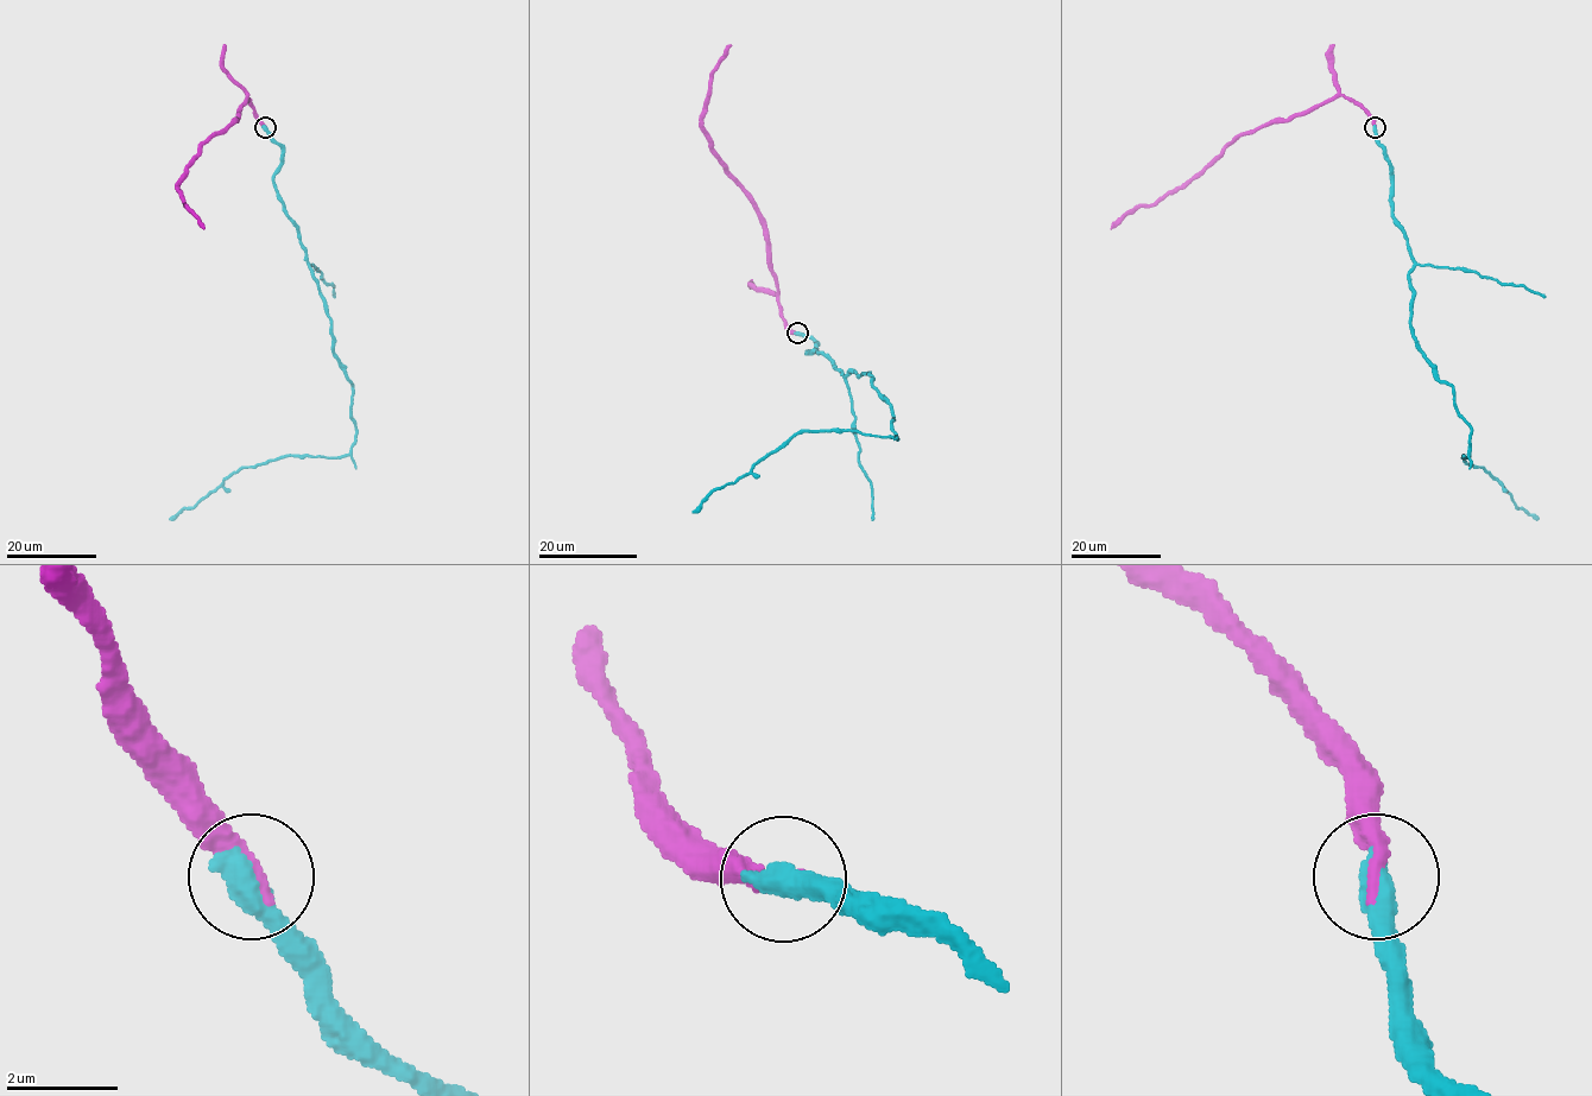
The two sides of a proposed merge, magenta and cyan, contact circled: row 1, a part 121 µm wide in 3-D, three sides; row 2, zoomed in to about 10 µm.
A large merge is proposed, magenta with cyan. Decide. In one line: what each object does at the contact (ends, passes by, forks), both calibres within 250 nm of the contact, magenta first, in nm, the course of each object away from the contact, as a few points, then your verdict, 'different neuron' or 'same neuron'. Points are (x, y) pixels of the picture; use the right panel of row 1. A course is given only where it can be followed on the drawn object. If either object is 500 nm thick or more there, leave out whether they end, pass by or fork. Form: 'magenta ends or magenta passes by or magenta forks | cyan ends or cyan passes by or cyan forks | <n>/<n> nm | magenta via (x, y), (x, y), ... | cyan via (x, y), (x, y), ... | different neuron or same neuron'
280/600 nm | magenta via (1375, 127), (1359, 106), (1335, 95), (1305, 112), (1240, 133), (1185, 183), (1151, 204), (1136, 206), (1111, 228) | cyan via (1375, 128), (1414, 263), (1416, 348), (1472, 429), (1464, 460), (1539, 518) | same neuron

